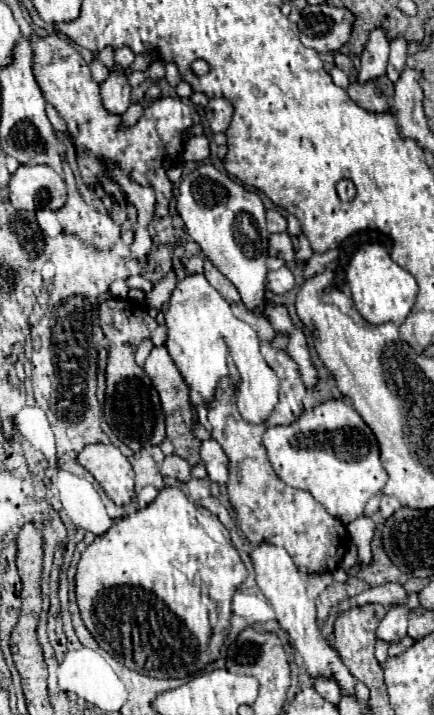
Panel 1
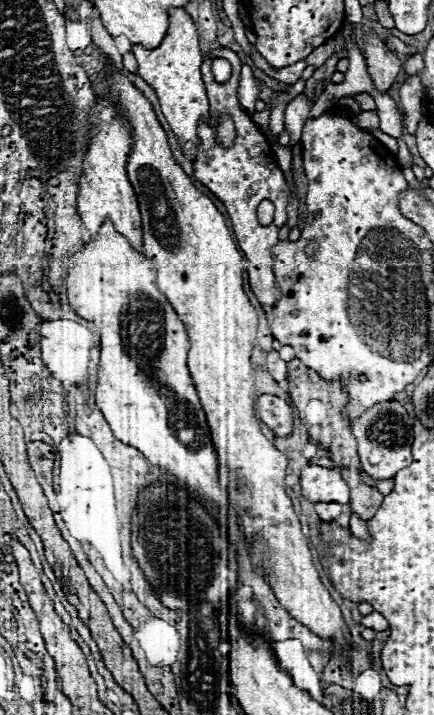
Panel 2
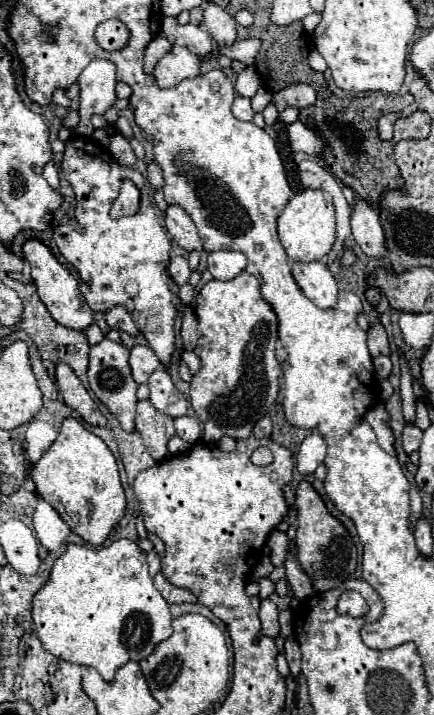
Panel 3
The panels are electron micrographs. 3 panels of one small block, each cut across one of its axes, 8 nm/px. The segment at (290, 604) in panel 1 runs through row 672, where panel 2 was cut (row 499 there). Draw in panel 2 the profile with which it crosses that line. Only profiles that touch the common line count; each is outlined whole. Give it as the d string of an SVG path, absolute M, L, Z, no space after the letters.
M306 466L300 474L300 486L304 498L310 502L350 502L350 488L338 470L328 470L320 466Z

